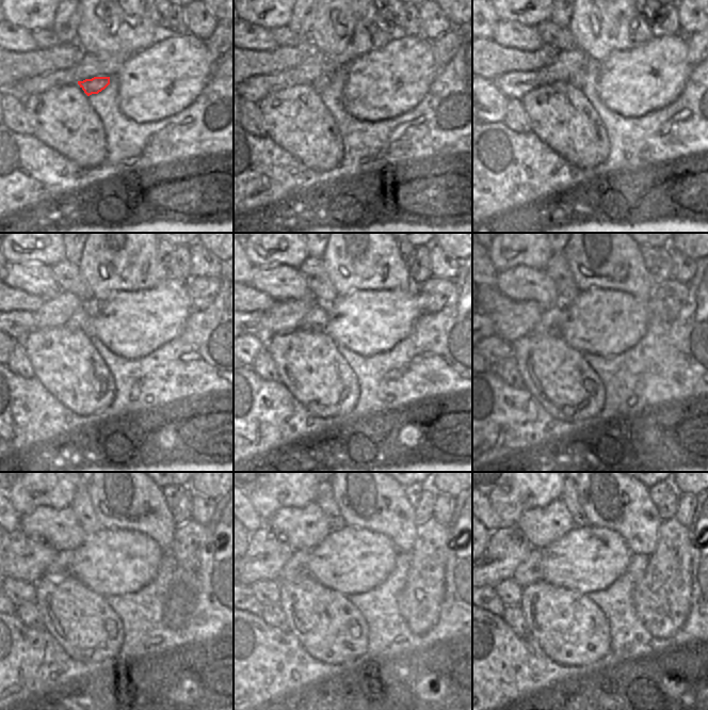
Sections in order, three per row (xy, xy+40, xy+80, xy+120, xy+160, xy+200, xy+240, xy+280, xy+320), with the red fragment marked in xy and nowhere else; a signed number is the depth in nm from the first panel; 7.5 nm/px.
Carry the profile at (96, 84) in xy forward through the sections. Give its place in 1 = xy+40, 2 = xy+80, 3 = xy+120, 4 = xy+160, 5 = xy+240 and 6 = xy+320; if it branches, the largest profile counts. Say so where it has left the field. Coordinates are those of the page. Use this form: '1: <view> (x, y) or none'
1: xy+40 (332, 85)
2: xy+80 (567, 84)
3: xy+120 (79, 320)
4: xy+160 (317, 318)
5: xy+240 (63, 565)
6: xy+320 (530, 570)

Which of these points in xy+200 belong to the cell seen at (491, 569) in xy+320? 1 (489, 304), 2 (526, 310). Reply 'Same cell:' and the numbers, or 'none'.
Same cell: 2

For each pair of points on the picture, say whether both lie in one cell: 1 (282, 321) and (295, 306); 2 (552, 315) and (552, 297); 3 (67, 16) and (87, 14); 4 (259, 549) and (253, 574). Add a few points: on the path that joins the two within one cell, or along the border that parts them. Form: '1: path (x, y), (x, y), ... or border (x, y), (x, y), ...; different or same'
1: path (284, 318), (292, 310); same
2: border (559, 304), (543, 310); different
3: border (80, 11), (78, 36), (75, 40); different
4: path (253, 555), (250, 557), (253, 568); same

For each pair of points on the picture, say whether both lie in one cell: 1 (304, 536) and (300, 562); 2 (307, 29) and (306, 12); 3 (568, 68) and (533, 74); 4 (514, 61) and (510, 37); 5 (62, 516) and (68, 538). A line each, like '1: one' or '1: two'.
1: two
2: one
3: one
4: two
5: one

